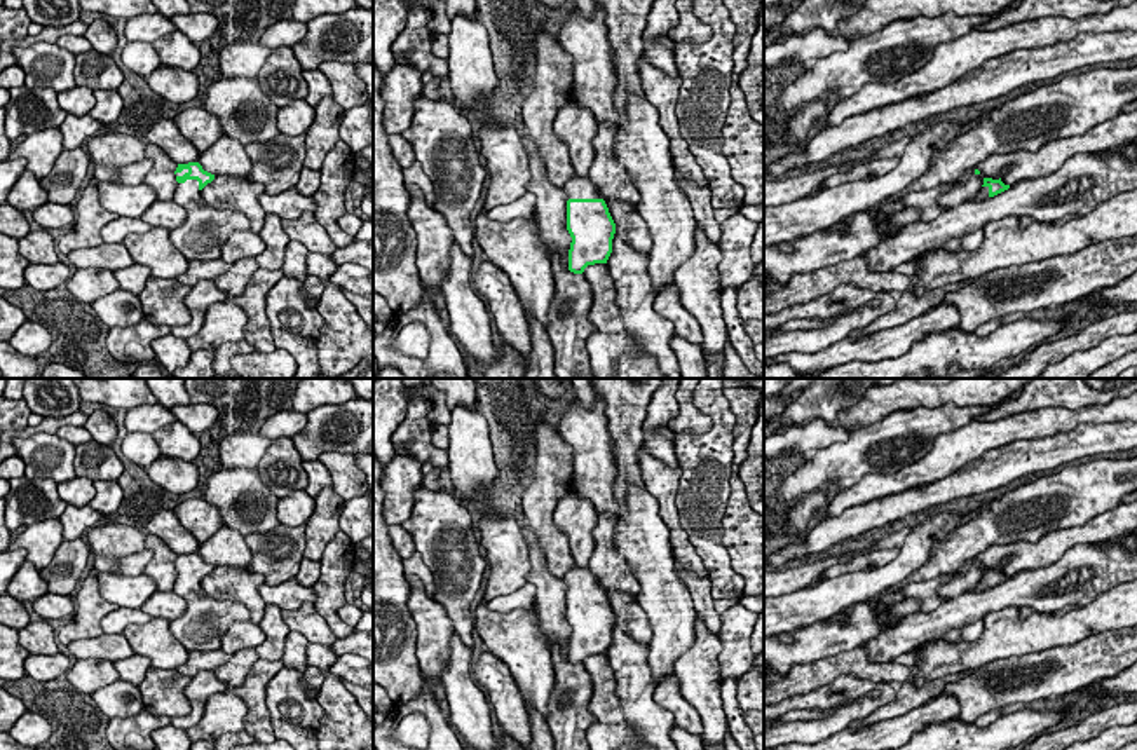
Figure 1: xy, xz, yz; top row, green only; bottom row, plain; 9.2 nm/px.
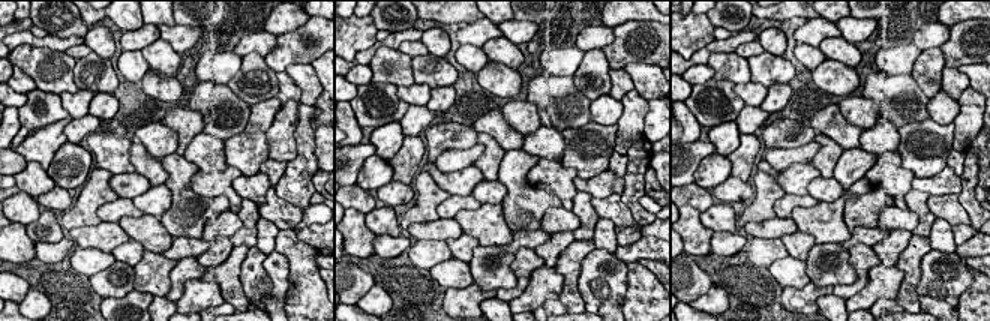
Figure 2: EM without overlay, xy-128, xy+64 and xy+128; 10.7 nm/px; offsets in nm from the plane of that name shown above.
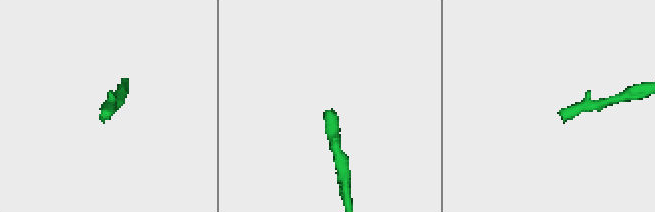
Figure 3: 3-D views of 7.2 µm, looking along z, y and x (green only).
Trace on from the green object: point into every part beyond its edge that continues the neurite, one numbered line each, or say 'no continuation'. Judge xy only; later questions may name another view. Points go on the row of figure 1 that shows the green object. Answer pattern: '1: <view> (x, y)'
1: xy (201, 236)

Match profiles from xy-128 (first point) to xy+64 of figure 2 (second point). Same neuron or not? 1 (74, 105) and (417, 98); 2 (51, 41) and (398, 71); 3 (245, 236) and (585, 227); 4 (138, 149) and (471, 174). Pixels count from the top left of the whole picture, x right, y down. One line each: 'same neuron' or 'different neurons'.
1: same neuron
2: different neurons
3: same neuron
4: different neurons

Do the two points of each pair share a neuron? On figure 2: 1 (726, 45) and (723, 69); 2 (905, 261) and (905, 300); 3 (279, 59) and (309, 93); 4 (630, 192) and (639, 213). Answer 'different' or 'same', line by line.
1: different
2: same
3: different
4: same

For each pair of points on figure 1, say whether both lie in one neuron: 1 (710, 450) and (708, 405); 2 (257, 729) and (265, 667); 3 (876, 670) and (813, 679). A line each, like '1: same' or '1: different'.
1: same
2: same
3: same

